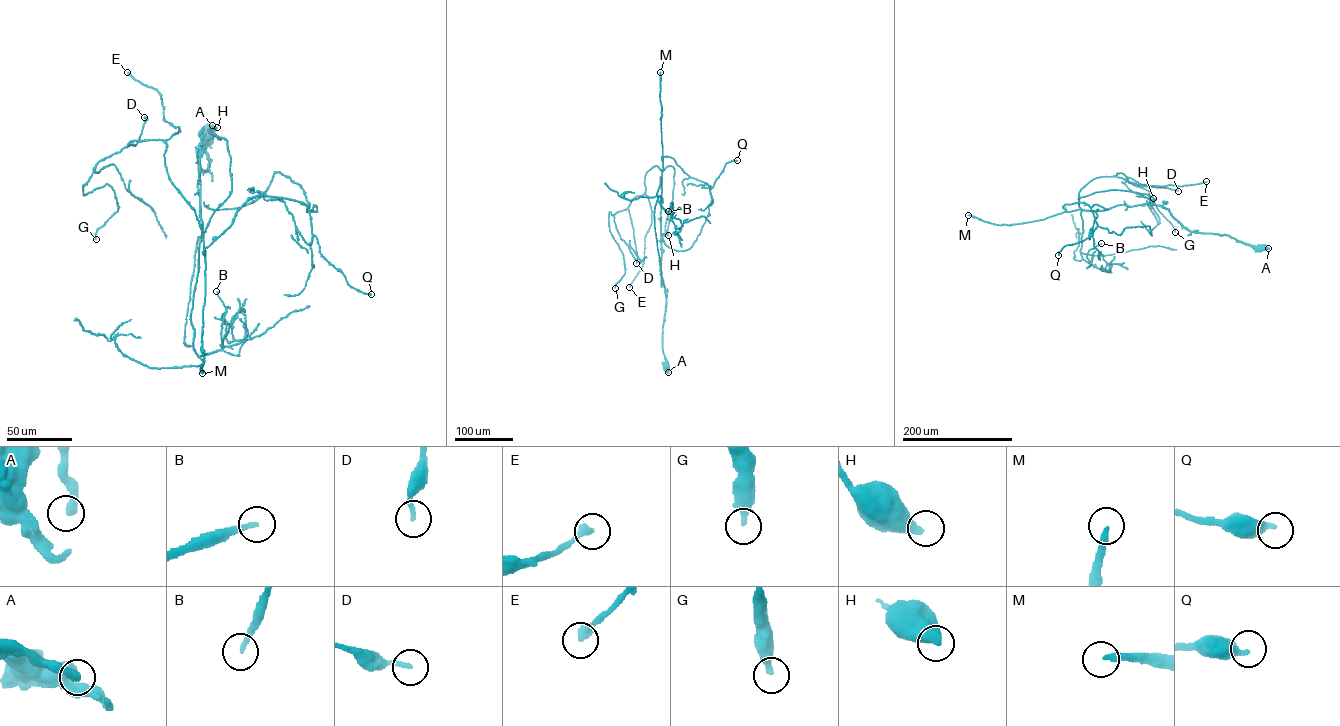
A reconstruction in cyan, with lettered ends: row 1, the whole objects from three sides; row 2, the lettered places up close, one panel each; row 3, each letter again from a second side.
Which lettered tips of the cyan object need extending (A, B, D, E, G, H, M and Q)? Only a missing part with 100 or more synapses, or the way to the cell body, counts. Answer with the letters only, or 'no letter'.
M

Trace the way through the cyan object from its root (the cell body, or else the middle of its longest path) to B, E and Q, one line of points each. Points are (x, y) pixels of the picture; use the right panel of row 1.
B: (1262, 248), (1189, 231), (1151, 203), (1081, 210), (1083, 259), (1092, 265), (1087, 253), (1101, 243)
E: (1262, 248), (1189, 231), (1151, 203), (1098, 210), (1078, 205), (1081, 188), (1101, 176), (1146, 186), (1206, 181)
Q: (1262, 248), (1189, 231), (1151, 203), (1063, 207), (1080, 202), (1097, 226), (1058, 255)

